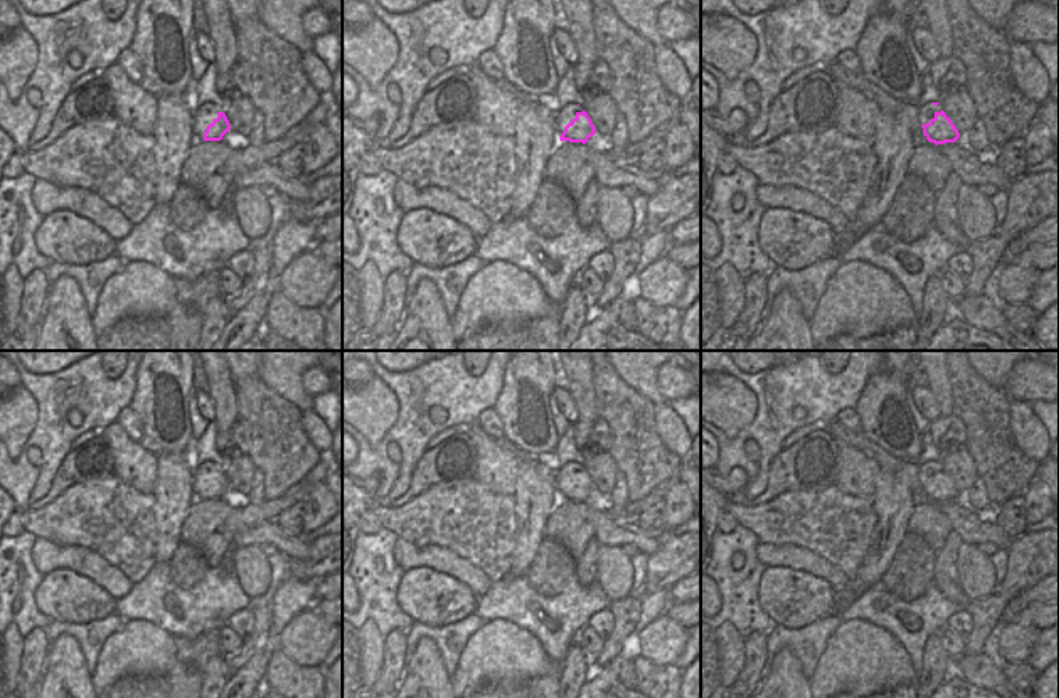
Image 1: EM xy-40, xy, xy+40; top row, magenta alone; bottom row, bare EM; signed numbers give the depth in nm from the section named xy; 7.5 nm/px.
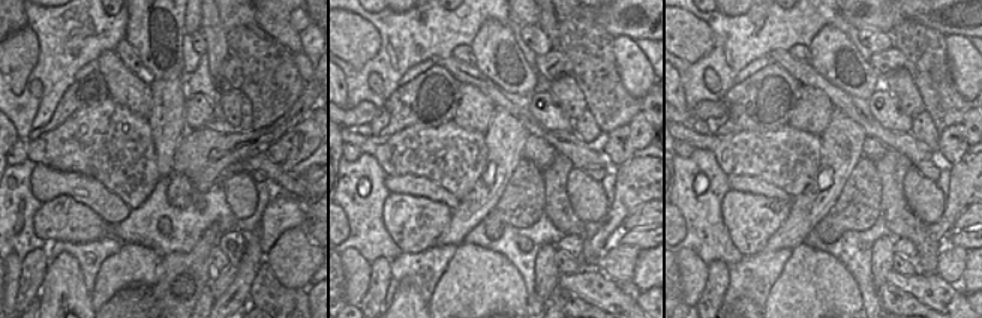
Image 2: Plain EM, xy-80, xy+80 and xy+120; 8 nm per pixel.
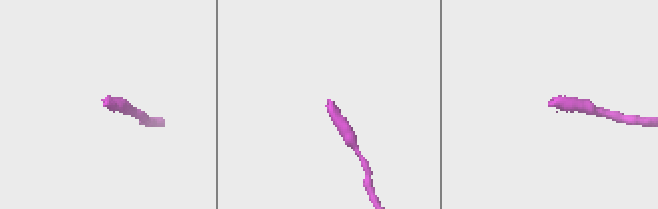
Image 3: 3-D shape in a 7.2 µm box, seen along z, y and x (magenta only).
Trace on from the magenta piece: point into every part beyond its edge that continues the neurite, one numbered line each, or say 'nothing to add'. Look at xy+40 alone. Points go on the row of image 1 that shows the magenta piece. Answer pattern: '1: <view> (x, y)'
1: xy+40 (925, 112)

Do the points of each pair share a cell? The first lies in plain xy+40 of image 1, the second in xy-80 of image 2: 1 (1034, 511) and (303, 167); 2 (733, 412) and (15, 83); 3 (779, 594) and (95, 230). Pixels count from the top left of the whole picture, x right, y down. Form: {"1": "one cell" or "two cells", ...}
{"1": "two cells", "2": "one cell", "3": "one cell"}

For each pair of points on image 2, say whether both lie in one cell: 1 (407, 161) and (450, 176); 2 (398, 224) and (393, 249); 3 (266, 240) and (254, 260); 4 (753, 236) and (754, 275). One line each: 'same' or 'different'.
1: same
2: different
3: different
4: different

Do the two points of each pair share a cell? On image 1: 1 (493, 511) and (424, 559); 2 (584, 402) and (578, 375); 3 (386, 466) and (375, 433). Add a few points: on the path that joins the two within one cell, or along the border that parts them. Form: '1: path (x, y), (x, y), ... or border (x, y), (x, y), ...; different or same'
1: border (405, 540), (415, 545), (447, 546), (474, 565); different
2: path (584, 396), (579, 381); same
3: border (397, 410), (395, 421), (371, 449); different

